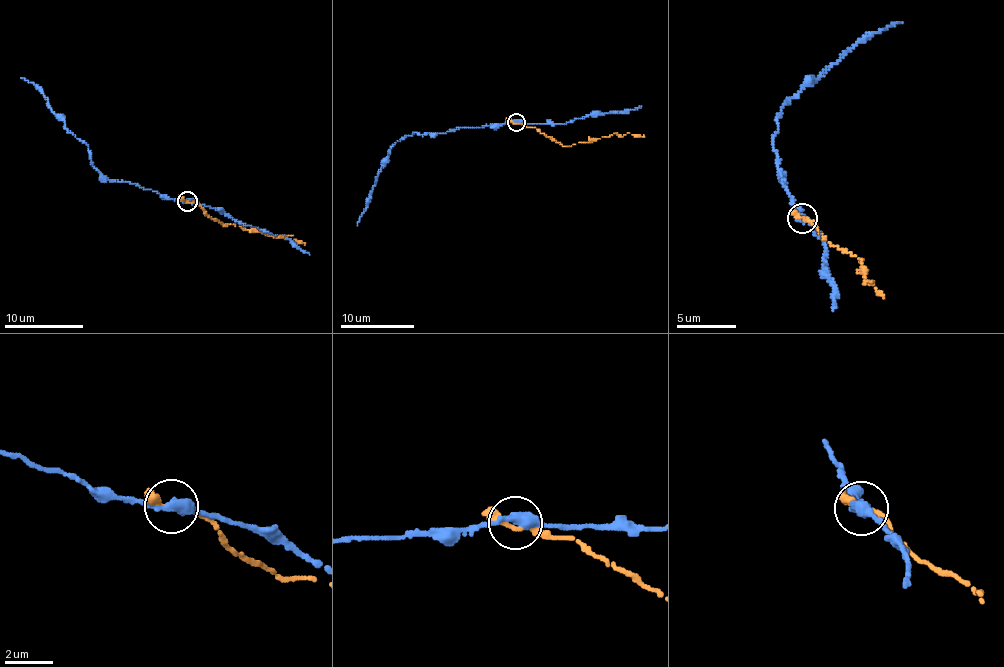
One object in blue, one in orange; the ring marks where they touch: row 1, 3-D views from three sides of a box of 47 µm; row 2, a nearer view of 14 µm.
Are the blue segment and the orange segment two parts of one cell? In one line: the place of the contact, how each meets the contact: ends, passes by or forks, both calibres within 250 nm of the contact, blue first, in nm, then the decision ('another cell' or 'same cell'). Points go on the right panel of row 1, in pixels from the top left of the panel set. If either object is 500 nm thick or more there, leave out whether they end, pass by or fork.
at (802, 218); blue passes by; orange passes by; 400 nm thick on the blue side, 200 nm on the other; same cell

